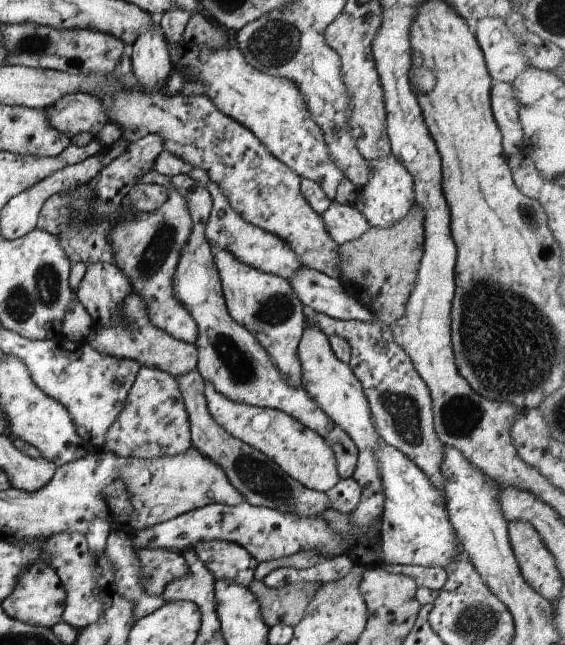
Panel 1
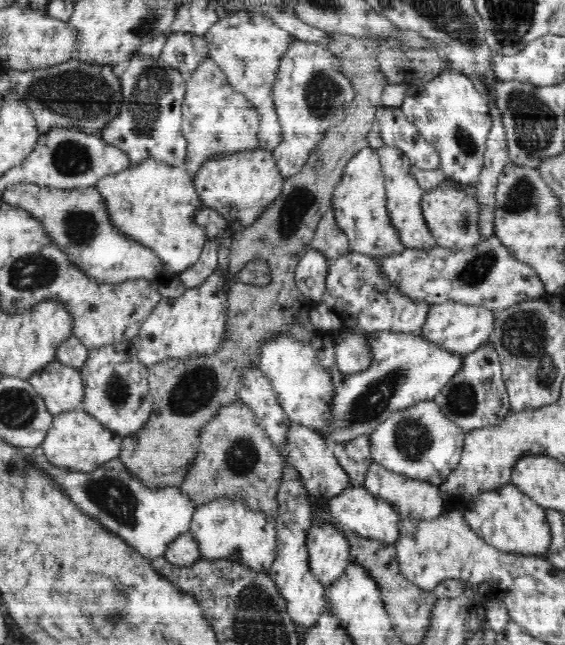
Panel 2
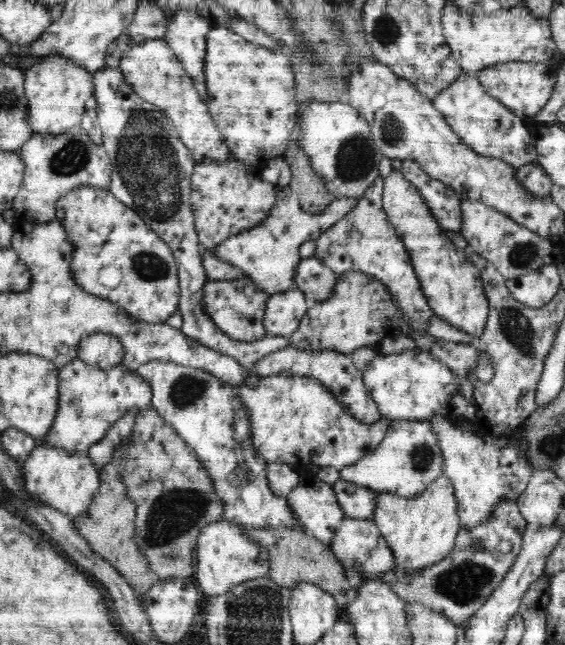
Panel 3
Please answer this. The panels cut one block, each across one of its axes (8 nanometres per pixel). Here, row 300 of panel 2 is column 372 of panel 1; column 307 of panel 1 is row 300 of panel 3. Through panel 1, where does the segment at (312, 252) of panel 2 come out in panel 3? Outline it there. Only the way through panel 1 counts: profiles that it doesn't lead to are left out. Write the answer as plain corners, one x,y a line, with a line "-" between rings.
295,286
270,296
263,316
265,331
268,335
289,338
299,327
308,305
306,295

